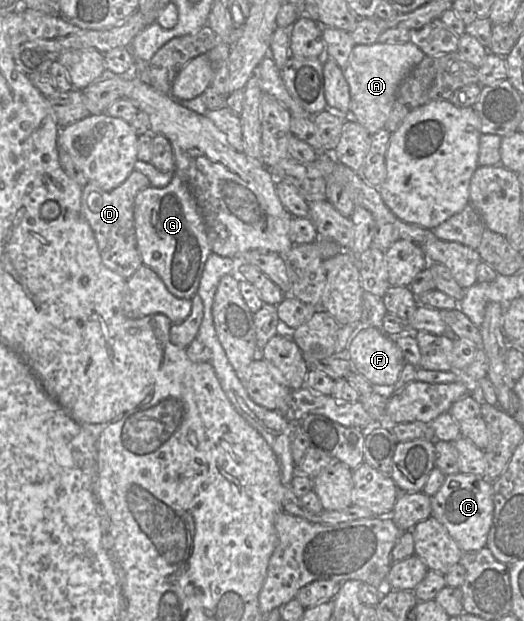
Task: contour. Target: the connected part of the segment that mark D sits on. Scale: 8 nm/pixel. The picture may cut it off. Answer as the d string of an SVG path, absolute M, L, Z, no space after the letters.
M132 171L126 180L111 191L87 183L82 188L81 212L93 230L103 264L128 280L141 266L134 224L134 200L136 195L150 186L149 179L138 171Z

